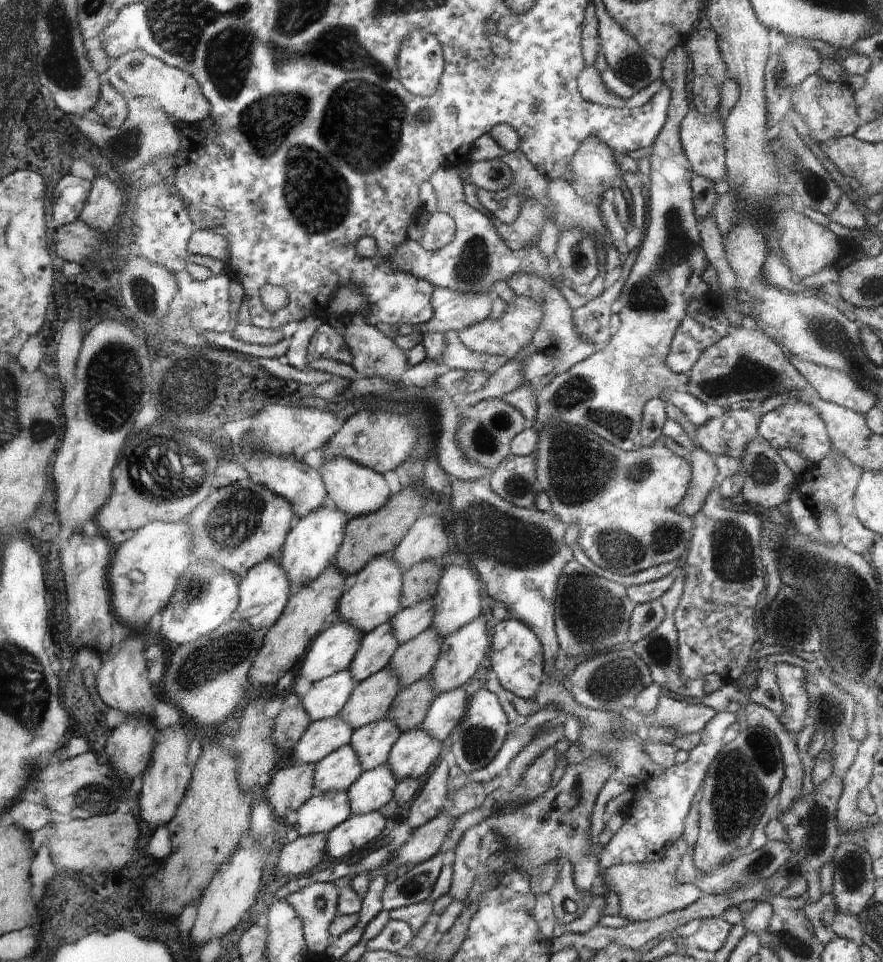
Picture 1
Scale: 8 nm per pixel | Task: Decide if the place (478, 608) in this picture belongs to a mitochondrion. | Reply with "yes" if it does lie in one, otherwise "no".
no

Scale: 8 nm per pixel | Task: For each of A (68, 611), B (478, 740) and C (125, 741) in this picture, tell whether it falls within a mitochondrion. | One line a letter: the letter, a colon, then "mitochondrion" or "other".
A: other
B: mitochondrion
C: other

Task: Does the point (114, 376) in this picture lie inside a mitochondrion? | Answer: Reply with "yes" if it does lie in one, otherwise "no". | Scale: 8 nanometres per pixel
yes

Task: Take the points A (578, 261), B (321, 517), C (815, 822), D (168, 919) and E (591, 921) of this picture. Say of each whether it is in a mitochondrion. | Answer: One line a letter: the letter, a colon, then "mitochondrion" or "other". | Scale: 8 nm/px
A: mitochondrion
B: other
C: mitochondrion
D: other
E: other

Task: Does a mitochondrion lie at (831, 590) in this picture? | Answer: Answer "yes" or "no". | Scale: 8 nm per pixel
yes

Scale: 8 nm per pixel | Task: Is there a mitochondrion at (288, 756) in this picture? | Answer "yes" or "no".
no

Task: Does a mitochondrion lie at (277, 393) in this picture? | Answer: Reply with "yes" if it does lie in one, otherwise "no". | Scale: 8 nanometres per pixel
no

